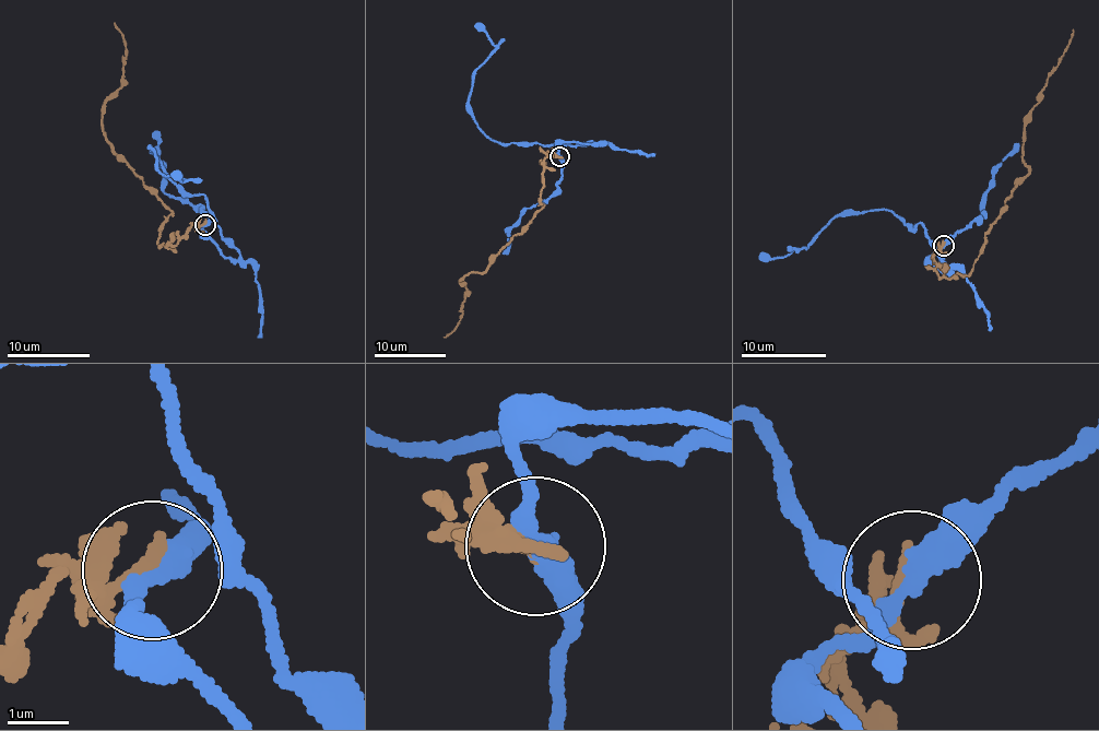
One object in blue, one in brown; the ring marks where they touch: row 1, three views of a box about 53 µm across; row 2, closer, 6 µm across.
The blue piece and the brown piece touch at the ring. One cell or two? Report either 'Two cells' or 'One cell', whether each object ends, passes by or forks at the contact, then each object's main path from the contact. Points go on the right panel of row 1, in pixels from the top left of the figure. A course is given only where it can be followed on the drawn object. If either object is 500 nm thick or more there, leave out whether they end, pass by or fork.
Two cells. At the ring blue passes by. At the ring brown ends. Course of blue: (943, 245), (929, 259), (944, 273), (918, 223), (908, 230), (882, 209), (836, 216), (807, 246), (758, 256). Course of brown: (943, 245), (933, 255), (938, 276), (966, 275), (990, 226), (1029, 172), (1024, 134), (1073, 31)

